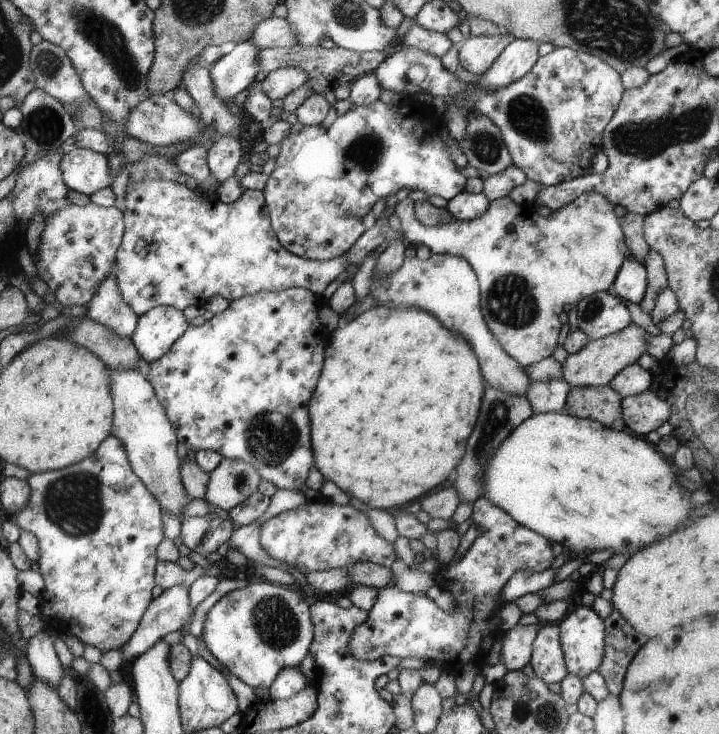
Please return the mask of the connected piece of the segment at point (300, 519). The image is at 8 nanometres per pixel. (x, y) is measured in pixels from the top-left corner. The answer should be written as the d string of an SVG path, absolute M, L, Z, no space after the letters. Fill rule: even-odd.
M321 497L318 500L307 500L303 506L278 514L261 526L261 548L274 560L292 565L304 571L326 571L334 568L346 569L353 562L369 561L373 564L391 569L396 561L396 552L392 544L384 544L384 540L376 534L372 526L368 526L366 515L352 506L340 506L331 500Z

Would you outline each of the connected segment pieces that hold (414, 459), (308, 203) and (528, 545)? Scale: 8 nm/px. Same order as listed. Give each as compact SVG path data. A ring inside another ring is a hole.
M374 305L368 312L364 312L364 314L360 314L357 317L354 317L351 321L346 324L346 326L342 326L342 328L337 328L333 331L333 340L330 340L330 345L327 348L325 361L323 364L323 372L320 374L316 389L314 390L314 408L309 408L309 412L314 412L314 462L316 462L316 468L320 473L322 473L322 477L324 479L332 481L340 490L344 491L346 495L350 498L357 498L360 502L369 506L370 509L388 509L388 508L396 508L396 506L402 506L402 504L406 504L408 500L412 500L412 498L418 498L418 496L422 496L422 494L426 494L426 492L430 492L432 488L436 488L438 484L442 484L442 482L446 482L446 478L450 476L450 472L456 468L456 464L462 458L462 454L464 454L464 448L466 448L466 440L468 440L468 436L472 434L472 430L474 430L474 424L476 424L476 418L480 415L481 404L483 402L482 394L484 393L484 384L482 384L482 376L480 374L481 368L479 361L477 360L476 352L474 352L474 348L469 344L465 338L462 337L454 337L453 333L450 333L448 329L445 328L441 324L440 321L437 320L436 317L433 316L432 313L425 312L424 309L418 308L396 308L396 309L388 309L385 307L380 307Z
M380 100L372 102L370 105L357 106L352 103L350 110L334 120L330 128L320 125L305 126L299 121L291 126L291 130L285 140L282 140L280 154L276 159L276 168L267 179L265 188L262 190L265 194L265 202L269 208L272 228L277 234L278 241L289 250L290 253L302 259L315 259L316 261L328 261L337 258L350 251L361 236L366 232L362 224L362 217L369 214L372 208L380 198L388 199L391 195L396 195L398 190L408 188L410 191L420 191L432 196L440 196L445 199L454 199L459 193L465 191L467 179L462 171L454 164L450 154L450 148L444 144L440 138L440 131L443 123L442 117L436 113L434 106L416 101L416 104L406 104L406 106L392 106L384 104Z
M484 496L474 503L473 514L468 523L476 524L477 528L482 528L484 532L472 542L472 546L468 548L459 562L449 563L448 567L442 566L438 572L440 576L447 578L448 584L444 584L444 588L452 596L453 612L446 613L434 600L427 598L422 591L420 593L406 593L389 584L379 590L377 602L368 613L369 618L359 625L351 635L349 648L353 657L362 661L374 661L387 655L398 658L400 661L415 658L422 660L425 664L438 666L446 678L449 675L457 677L466 664L473 662L476 656L483 655L481 647L484 638L500 632L501 622L498 620L497 614L508 604L504 601L503 591L512 574L521 567L544 571L552 567L556 556L548 539L537 534L534 530L518 524L509 513L506 513L504 509L497 508Z

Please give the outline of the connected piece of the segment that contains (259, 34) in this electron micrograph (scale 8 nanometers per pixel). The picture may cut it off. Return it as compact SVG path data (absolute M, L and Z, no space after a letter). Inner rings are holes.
M271 17L258 24L256 30L250 36L250 40L260 49L271 47L288 47L296 42L292 28L284 18Z

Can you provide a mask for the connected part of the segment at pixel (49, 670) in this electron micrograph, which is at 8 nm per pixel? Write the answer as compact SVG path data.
M44 631L34 634L27 640L26 656L34 676L57 688L65 673L65 668L60 663L53 642L54 637Z

